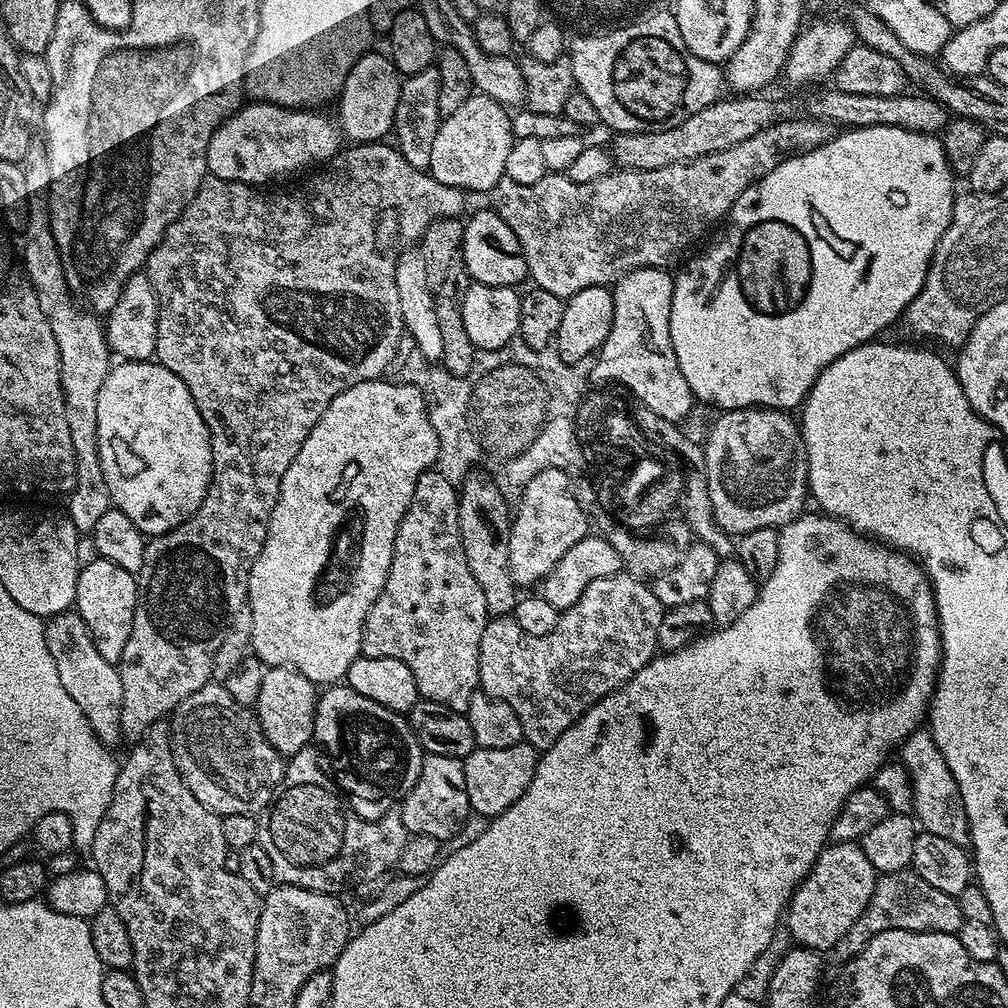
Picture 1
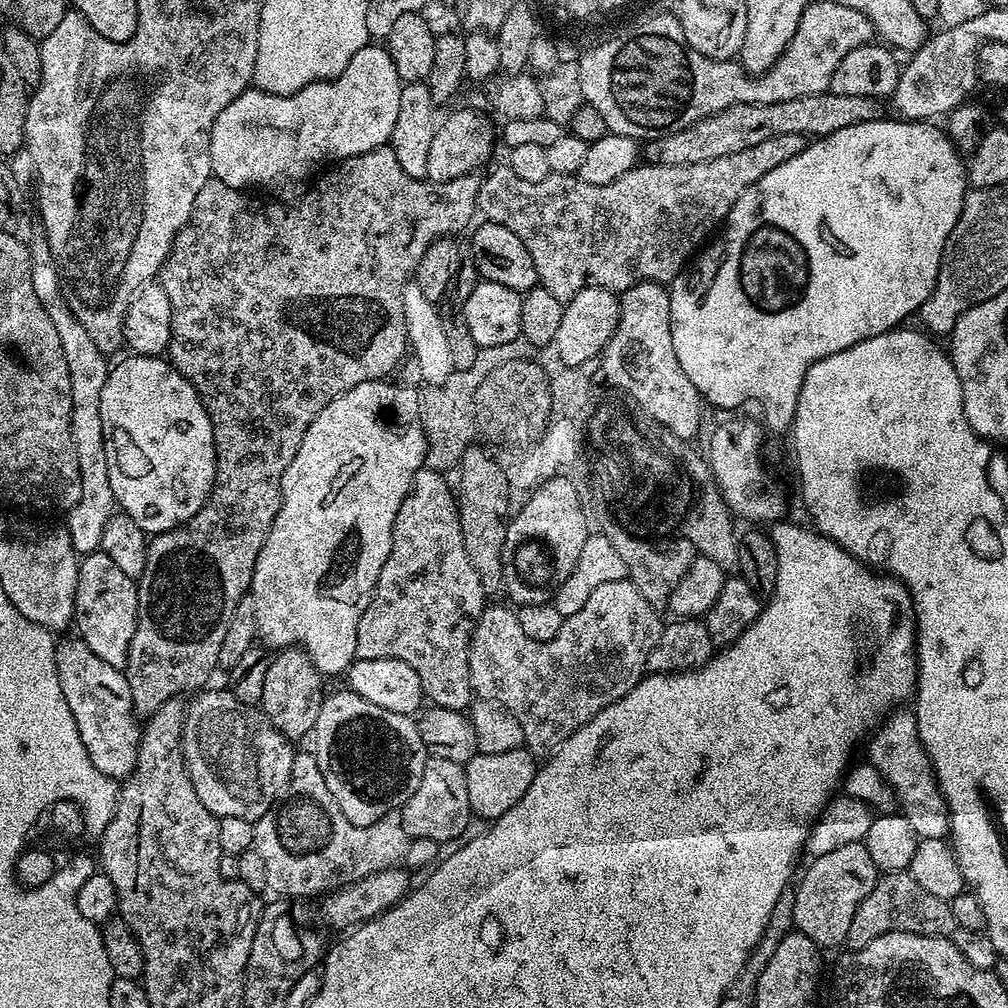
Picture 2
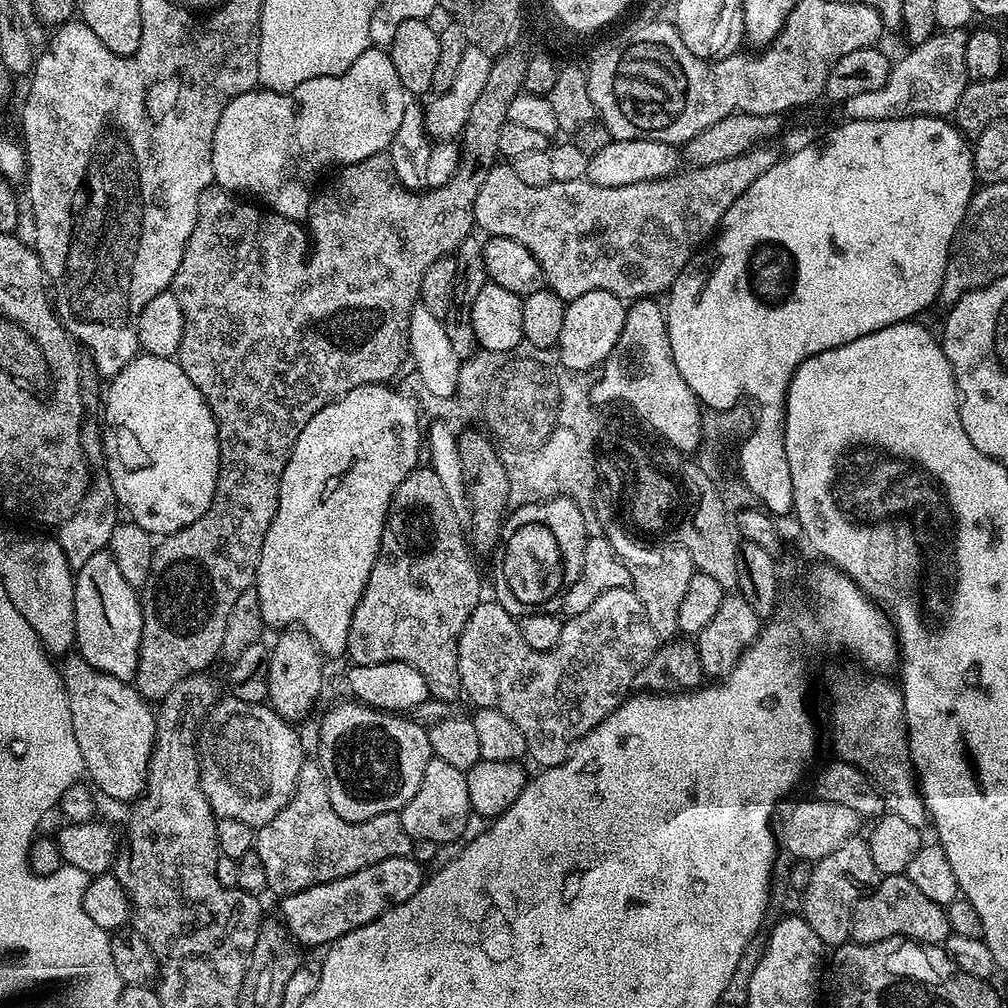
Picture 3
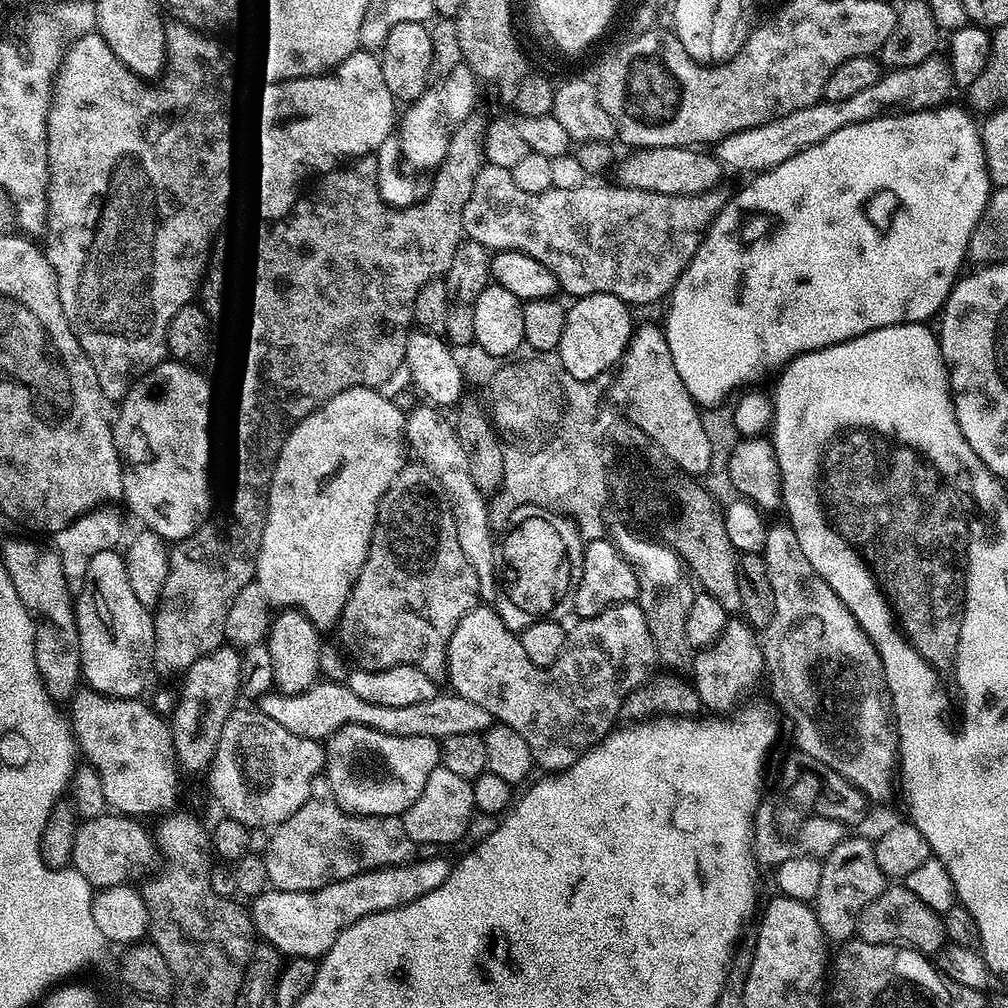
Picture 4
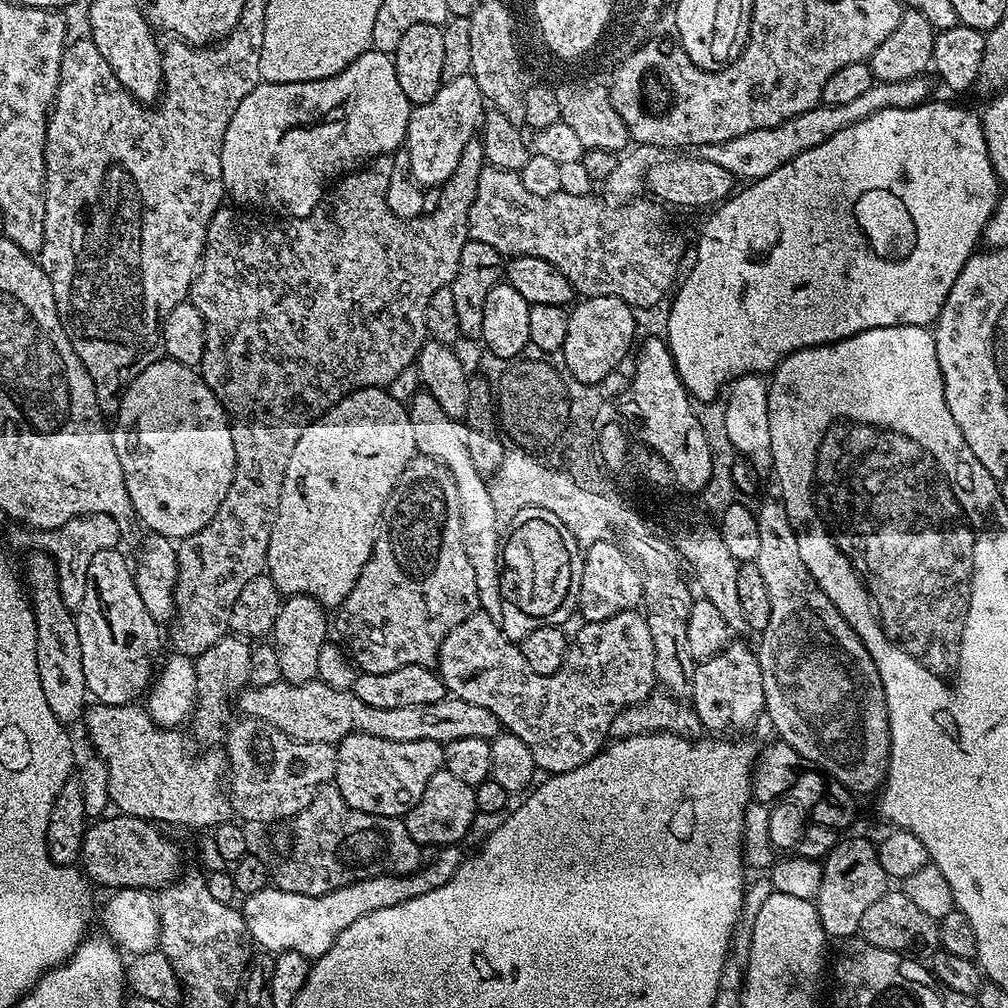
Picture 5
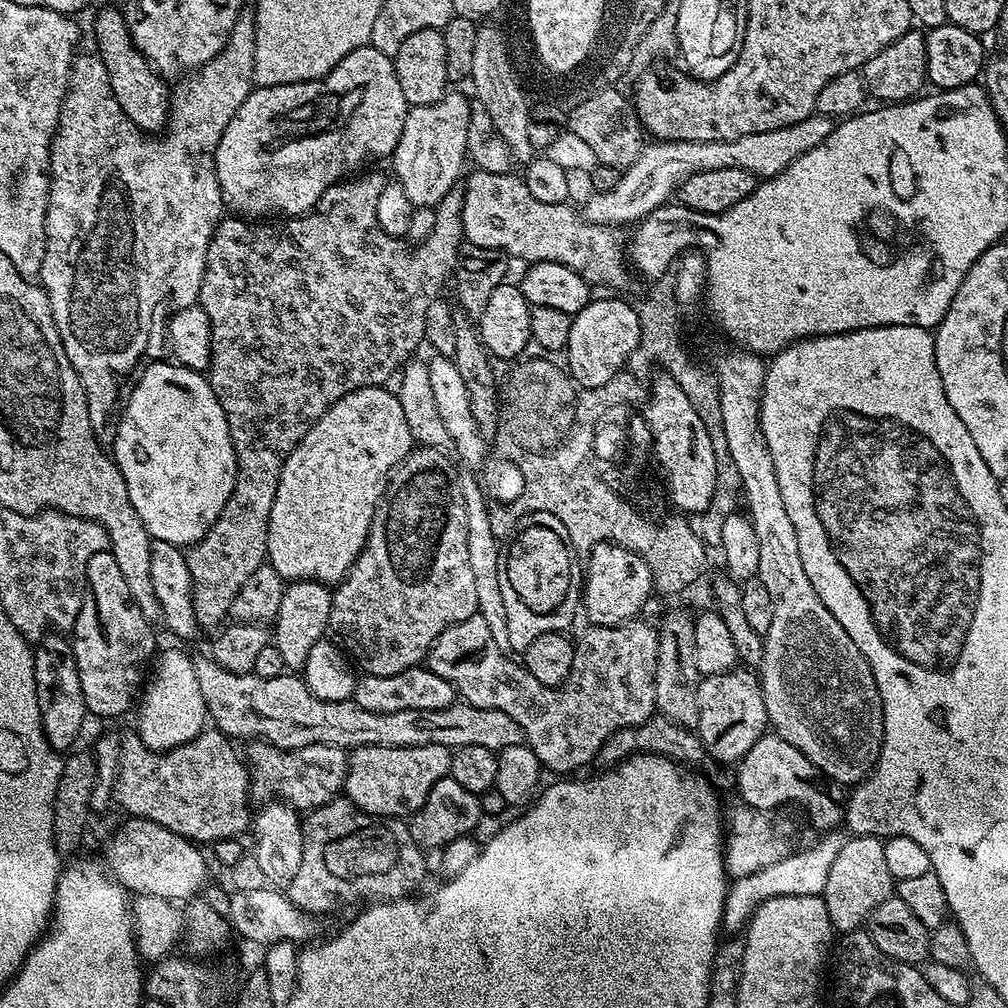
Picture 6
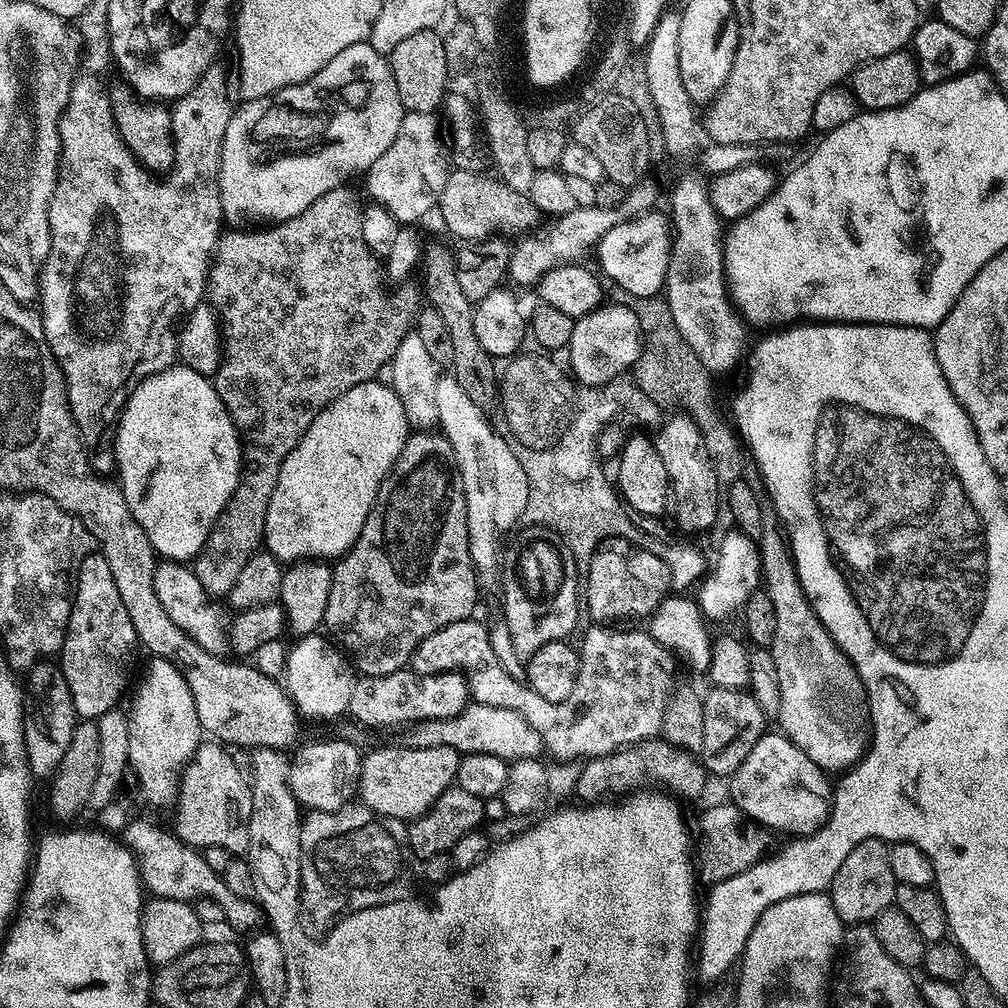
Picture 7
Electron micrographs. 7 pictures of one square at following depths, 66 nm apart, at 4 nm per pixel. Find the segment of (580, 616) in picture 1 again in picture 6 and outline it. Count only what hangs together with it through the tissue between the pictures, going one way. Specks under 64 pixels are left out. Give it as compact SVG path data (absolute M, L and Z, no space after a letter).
M479 614L449 626L428 652L426 666L429 671L454 685L463 703L510 714L510 718L518 722L528 748L534 750L547 771L549 768L552 772L560 772L556 774L572 774L575 773L572 772L575 768L580 768L583 764L591 765L600 753L600 747L619 728L633 728L635 724L653 719L656 712L654 686L660 642L653 625L651 628L648 624L640 623L585 627L580 640L578 636L575 641L574 666L563 684L557 688L542 686L542 682L538 682L534 674L527 672L519 659L500 648L498 642L494 642L494 634L490 634L490 629L486 626L486 618Z

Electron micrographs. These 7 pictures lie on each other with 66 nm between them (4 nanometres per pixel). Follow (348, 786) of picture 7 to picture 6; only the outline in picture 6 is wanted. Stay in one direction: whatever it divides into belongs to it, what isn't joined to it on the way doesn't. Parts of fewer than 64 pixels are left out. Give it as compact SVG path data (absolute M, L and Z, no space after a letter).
M252 742L247 745L247 748L246 764L250 769L250 792L253 797L261 796L261 801L268 802L273 798L279 798L297 810L311 810L329 804L344 792L349 758L349 753L345 749L325 744L286 749L275 748L267 742Z

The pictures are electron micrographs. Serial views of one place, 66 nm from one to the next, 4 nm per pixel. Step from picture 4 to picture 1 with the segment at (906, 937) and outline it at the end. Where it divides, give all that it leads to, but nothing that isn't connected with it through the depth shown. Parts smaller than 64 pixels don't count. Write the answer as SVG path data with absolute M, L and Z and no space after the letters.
M911 867L886 872L877 875L874 894L870 894L870 902L866 910L862 910L862 918L858 918L858 922L854 922L854 926L850 926L842 938L838 938L834 955L840 962L853 960L876 935L886 930L956 934L964 922L959 899L950 894L942 894L942 890L930 886L930 882L924 881Z

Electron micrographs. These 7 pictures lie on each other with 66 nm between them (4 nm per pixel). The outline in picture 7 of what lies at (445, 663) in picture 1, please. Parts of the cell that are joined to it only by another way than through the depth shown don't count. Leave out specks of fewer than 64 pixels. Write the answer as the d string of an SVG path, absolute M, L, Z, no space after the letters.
M432 430L413 431L402 446L399 460L378 490L374 506L362 526L362 534L351 550L335 561L332 568L330 602L326 602L323 627L328 628L327 635L350 657L357 673L365 676L381 676L401 671L411 661L416 648L424 639L442 630L446 625L456 622L456 618L452 618L452 510L454 510L454 504L458 502L466 502L466 498L462 490L460 471L452 456L450 442L443 434L437 434Z

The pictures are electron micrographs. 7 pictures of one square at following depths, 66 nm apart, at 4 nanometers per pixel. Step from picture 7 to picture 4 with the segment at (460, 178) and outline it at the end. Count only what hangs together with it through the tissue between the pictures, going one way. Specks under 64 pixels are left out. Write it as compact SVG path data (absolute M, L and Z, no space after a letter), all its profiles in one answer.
M485 163L464 207L465 237L496 252L530 254L530 258L554 274L557 285L563 291L565 288L572 298L610 294L629 306L652 304L660 299L663 301L694 258L696 248L713 218L724 209L726 196L719 190L698 192L693 196L675 196L611 183L585 182L574 189L553 187L542 194L526 194L526 190L521 190L518 182L512 180L509 169Z

